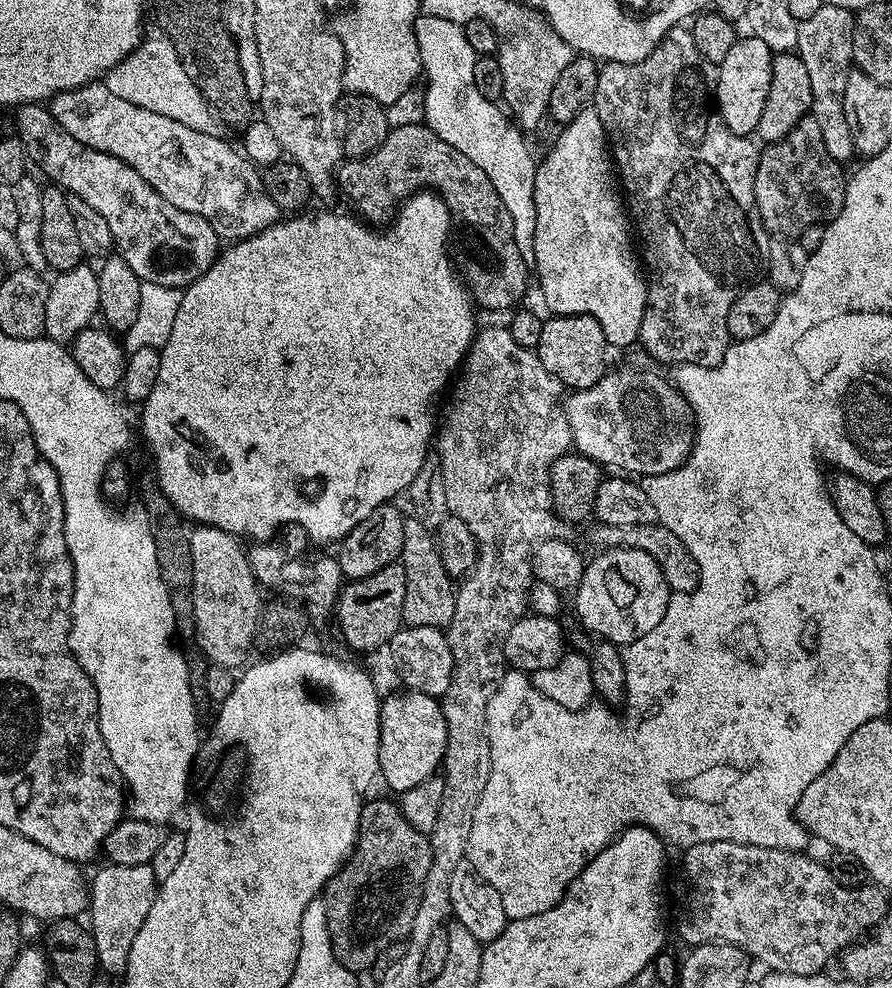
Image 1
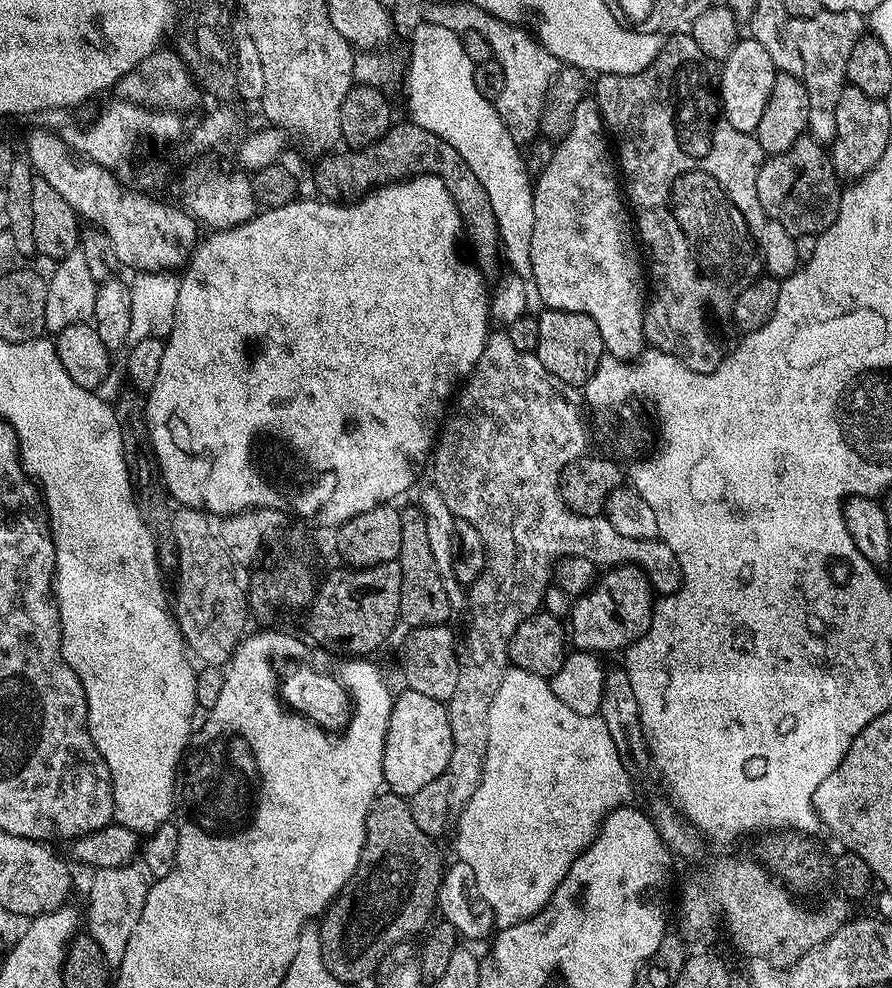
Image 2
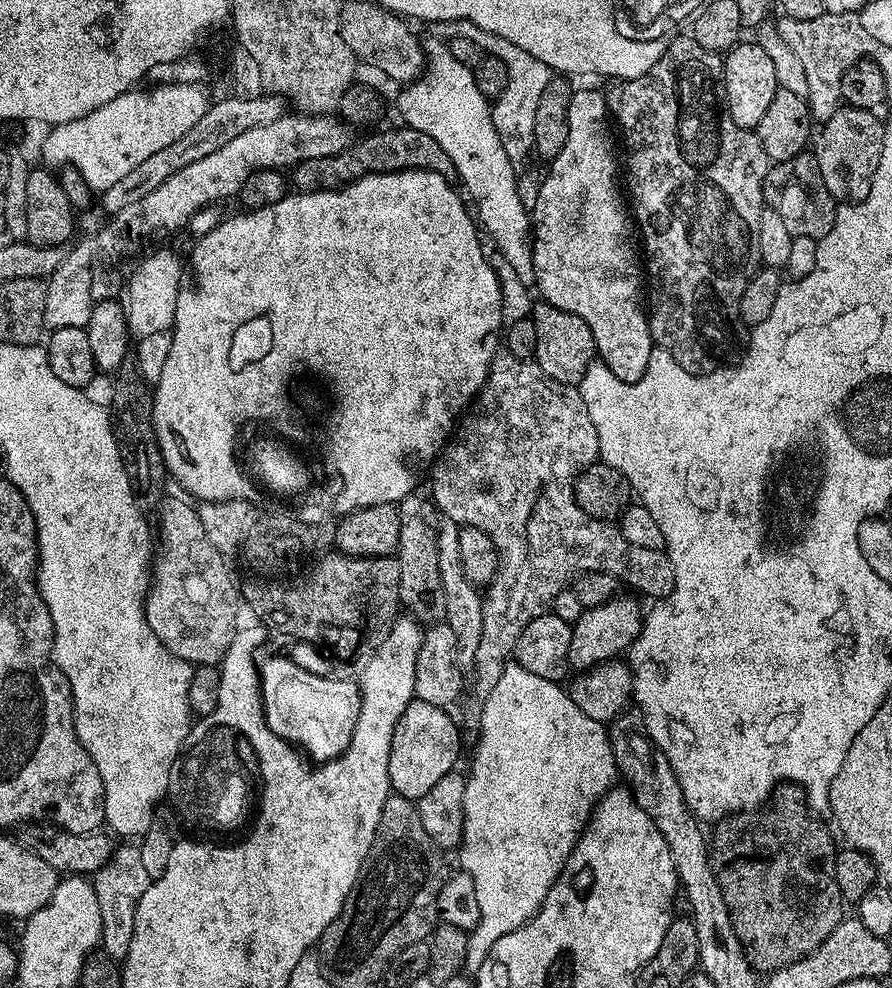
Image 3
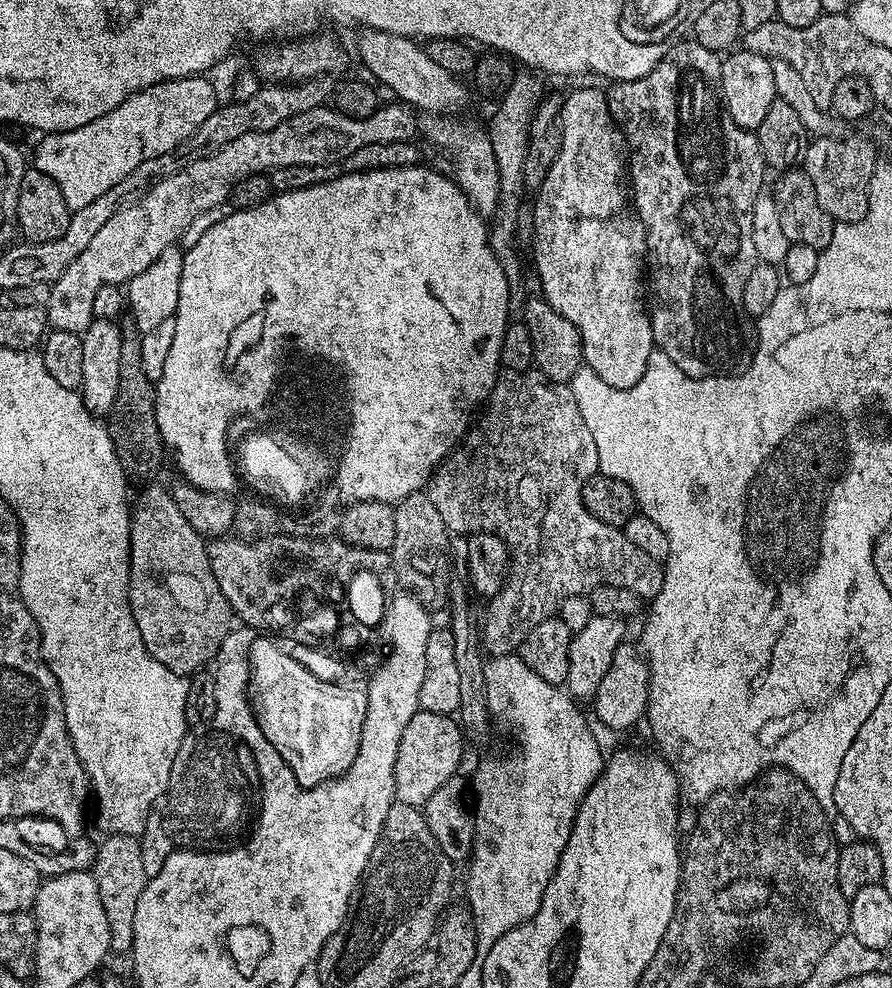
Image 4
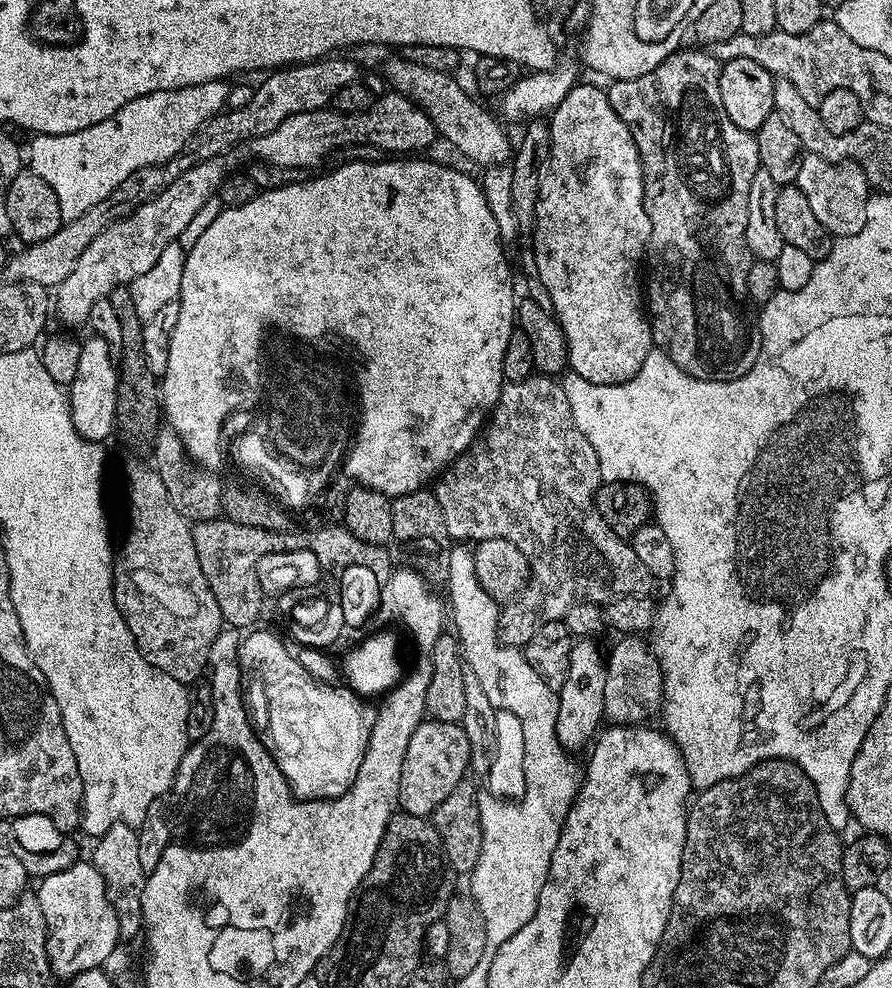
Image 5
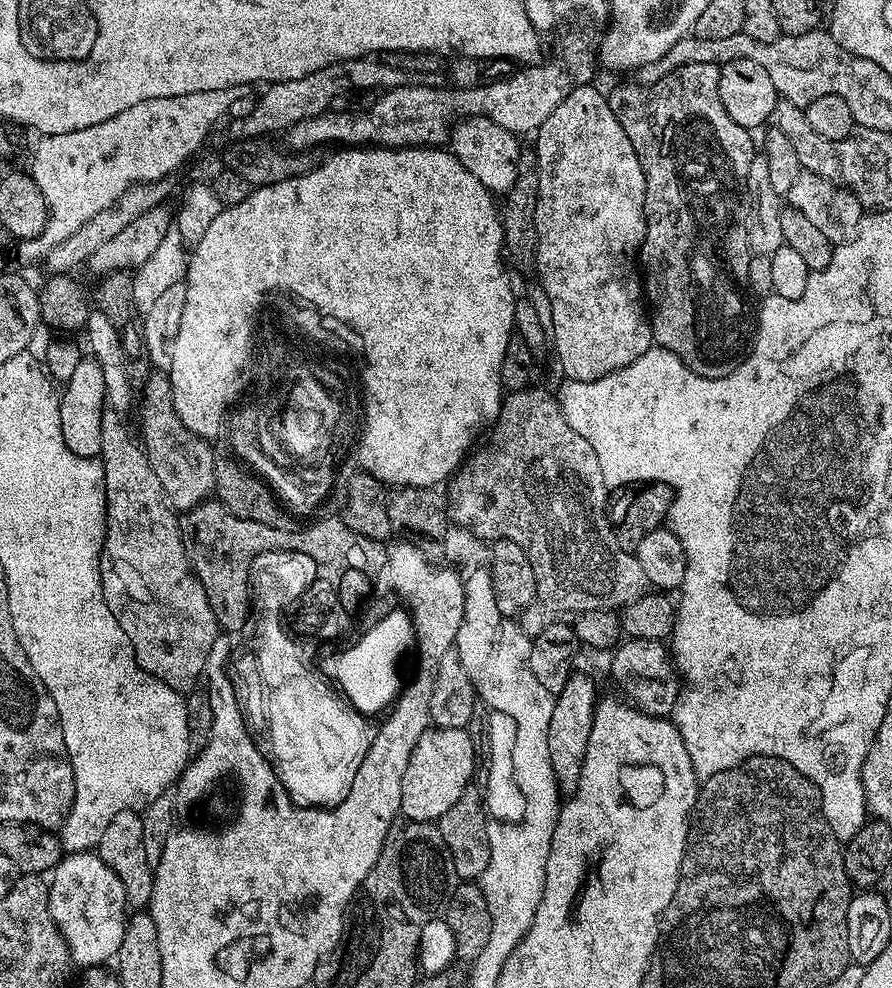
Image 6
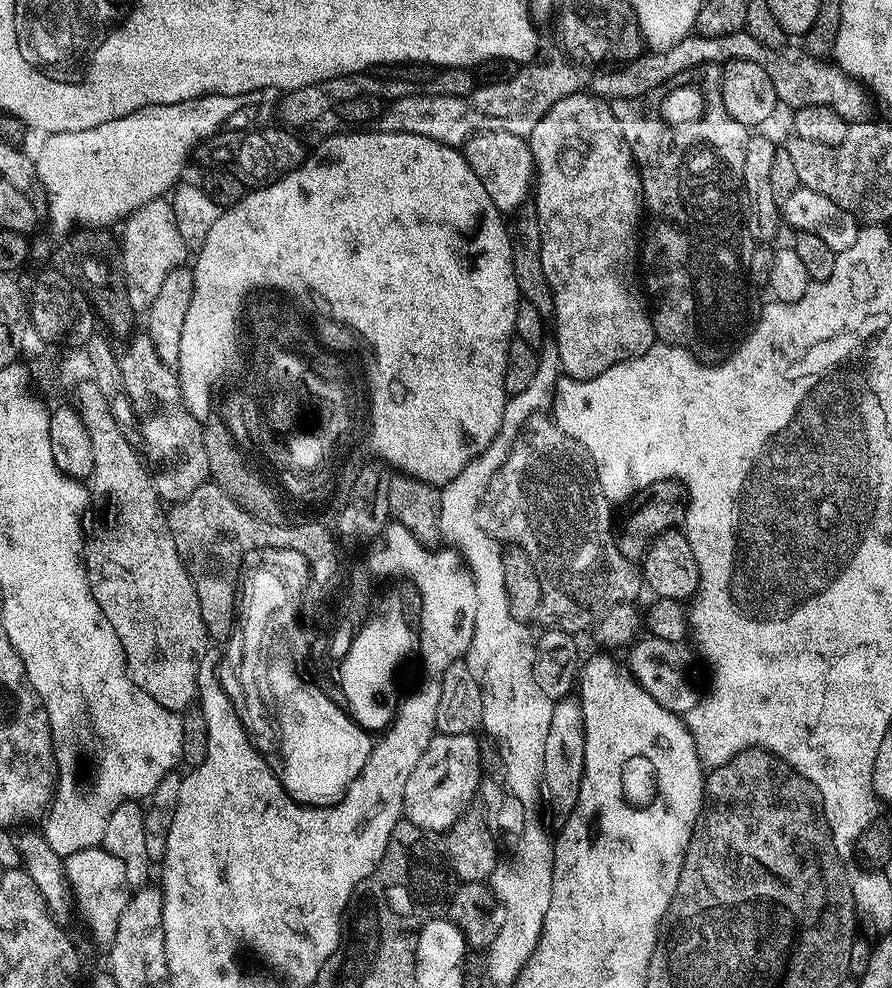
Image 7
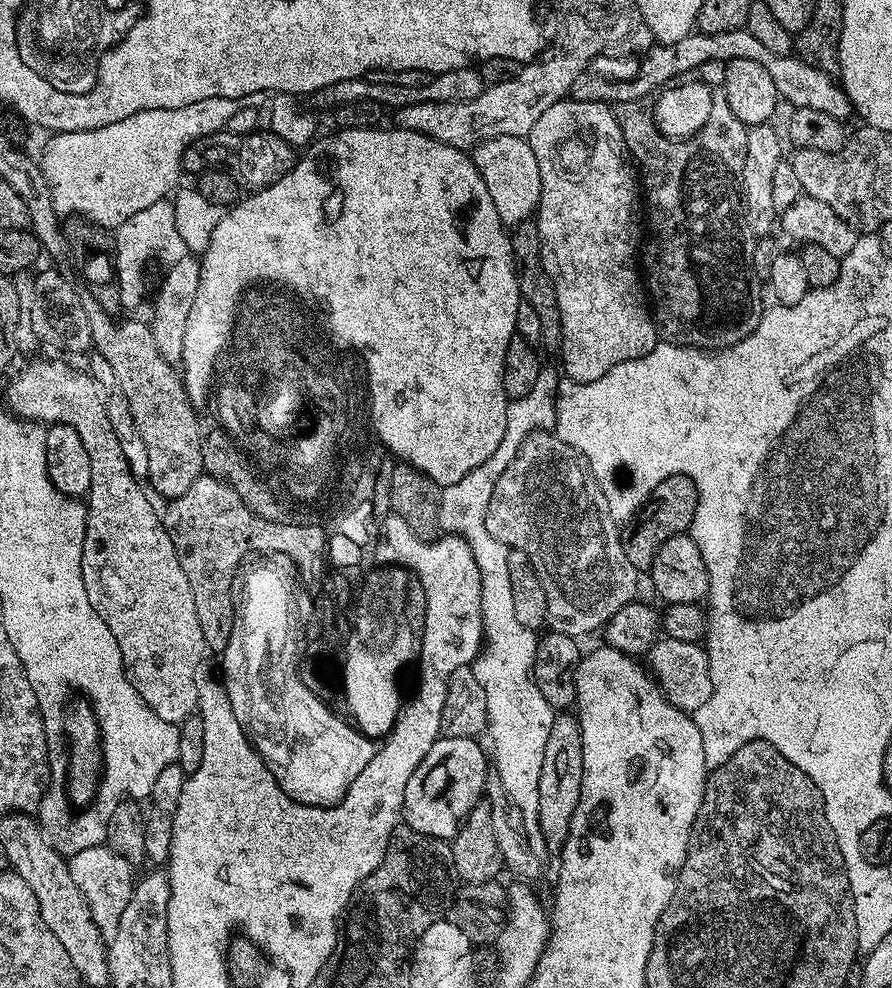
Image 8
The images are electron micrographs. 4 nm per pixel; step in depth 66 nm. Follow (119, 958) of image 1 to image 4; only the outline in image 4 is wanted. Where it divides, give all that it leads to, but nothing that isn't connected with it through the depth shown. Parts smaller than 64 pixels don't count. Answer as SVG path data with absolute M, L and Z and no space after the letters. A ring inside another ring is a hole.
M108 834L103 839L99 841L96 863L90 871L98 882L98 898L102 898L102 910L106 910L106 922L110 922L112 952L128 954L134 942L134 910L138 910L138 898L142 898L148 875L142 870L142 850L137 837Z

